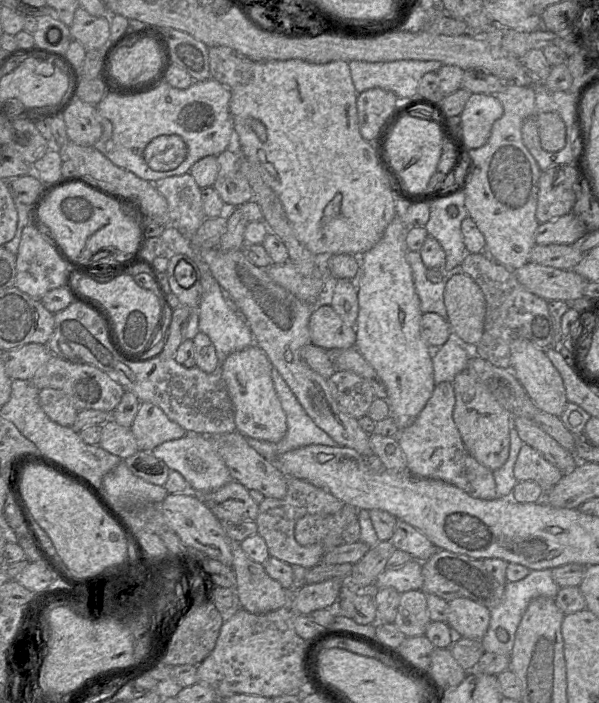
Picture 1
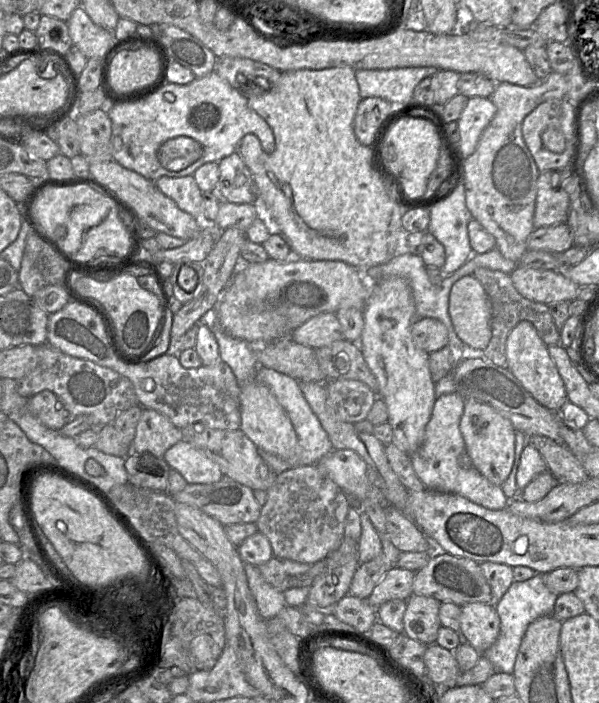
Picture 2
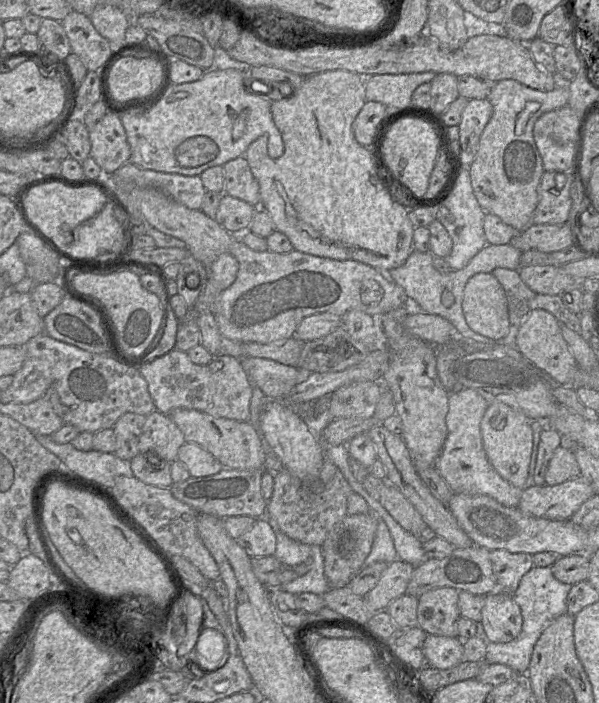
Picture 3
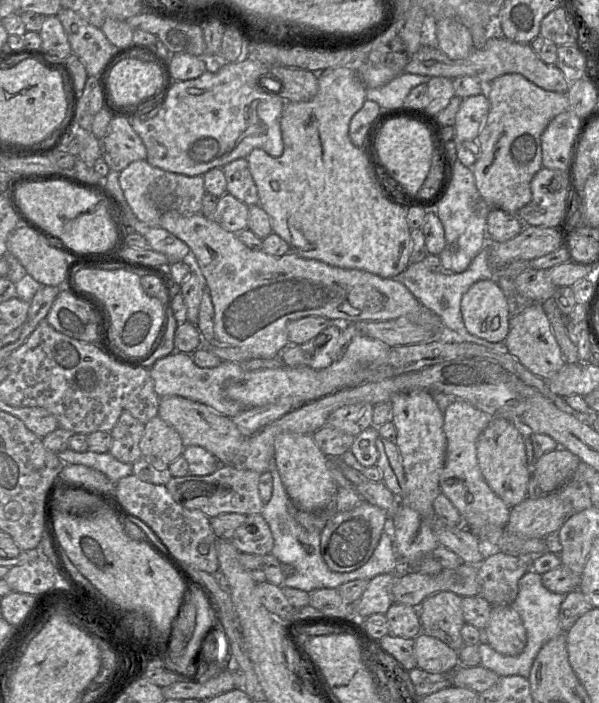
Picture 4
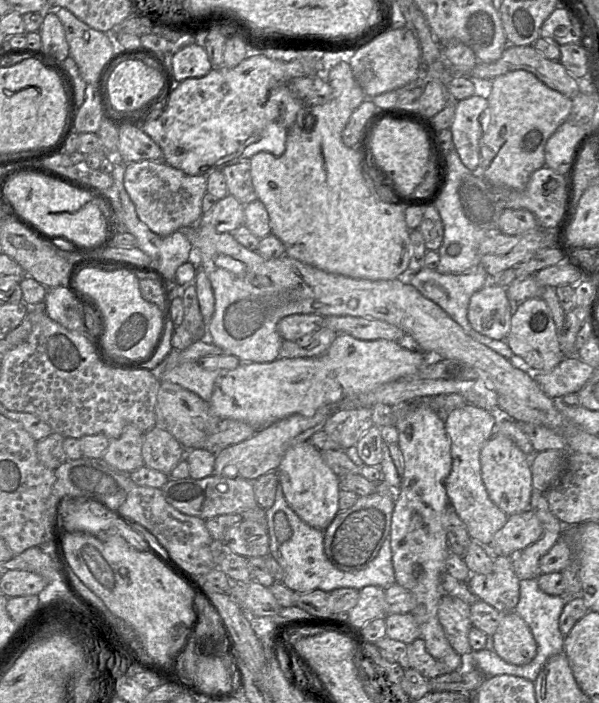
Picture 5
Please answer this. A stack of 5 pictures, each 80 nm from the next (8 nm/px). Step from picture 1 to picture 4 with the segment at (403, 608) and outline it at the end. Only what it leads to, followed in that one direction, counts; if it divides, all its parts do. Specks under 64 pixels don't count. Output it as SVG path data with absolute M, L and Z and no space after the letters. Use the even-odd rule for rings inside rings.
M451 591L437 592L420 605L419 618L422 633L438 638L459 651L465 645L461 629L466 623L462 610L462 597Z

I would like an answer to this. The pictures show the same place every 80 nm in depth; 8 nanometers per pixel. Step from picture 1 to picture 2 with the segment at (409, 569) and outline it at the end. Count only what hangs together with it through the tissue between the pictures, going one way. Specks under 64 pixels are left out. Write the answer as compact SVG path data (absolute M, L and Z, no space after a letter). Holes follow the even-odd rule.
M398 567L392 568L367 598L369 604L376 609L389 600L407 600L413 594L414 576L414 571Z

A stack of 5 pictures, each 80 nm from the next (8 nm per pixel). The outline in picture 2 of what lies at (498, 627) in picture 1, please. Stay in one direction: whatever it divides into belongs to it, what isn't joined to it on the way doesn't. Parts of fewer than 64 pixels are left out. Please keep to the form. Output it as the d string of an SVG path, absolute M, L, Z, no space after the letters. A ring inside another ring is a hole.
M536 573L529 580L514 581L495 606L500 617L500 635L483 655L492 663L496 672L512 674L521 641L529 624L540 617L553 615L558 595L547 588L543 576L544 574Z

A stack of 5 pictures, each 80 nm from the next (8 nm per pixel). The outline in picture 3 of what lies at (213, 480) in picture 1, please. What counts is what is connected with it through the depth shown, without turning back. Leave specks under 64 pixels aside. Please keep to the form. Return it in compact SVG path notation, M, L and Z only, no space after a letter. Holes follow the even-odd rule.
M185 442L178 450L177 460L183 462L191 477L206 477L219 473L223 465L196 443Z

